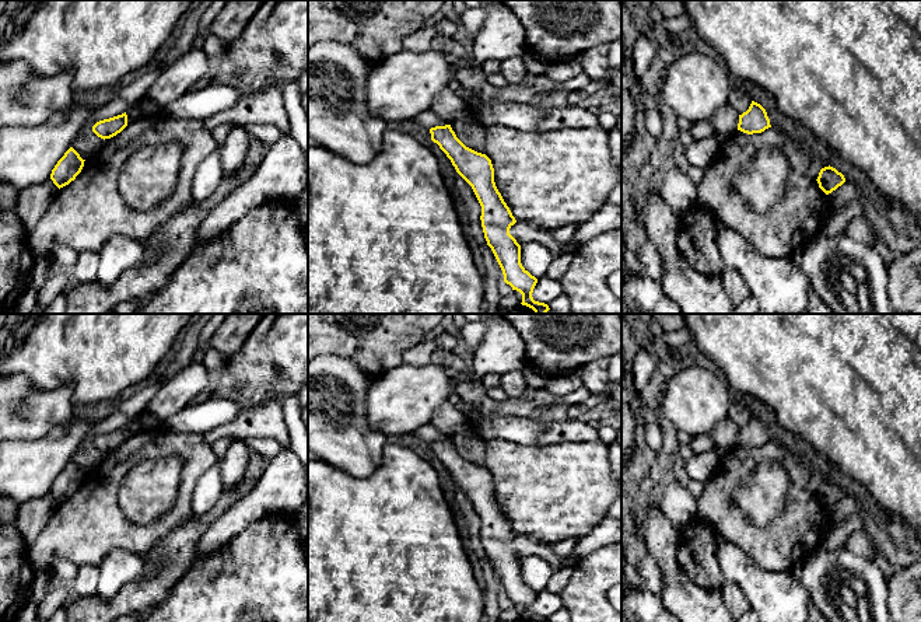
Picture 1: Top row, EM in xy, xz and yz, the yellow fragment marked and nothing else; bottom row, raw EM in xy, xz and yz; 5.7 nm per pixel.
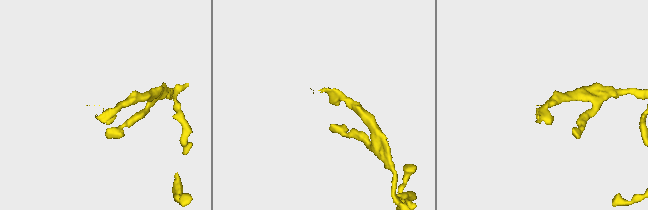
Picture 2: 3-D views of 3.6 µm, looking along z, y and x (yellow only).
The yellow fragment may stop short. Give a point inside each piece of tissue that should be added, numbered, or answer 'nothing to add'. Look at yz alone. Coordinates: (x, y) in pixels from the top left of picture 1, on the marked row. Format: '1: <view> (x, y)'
nothing to add

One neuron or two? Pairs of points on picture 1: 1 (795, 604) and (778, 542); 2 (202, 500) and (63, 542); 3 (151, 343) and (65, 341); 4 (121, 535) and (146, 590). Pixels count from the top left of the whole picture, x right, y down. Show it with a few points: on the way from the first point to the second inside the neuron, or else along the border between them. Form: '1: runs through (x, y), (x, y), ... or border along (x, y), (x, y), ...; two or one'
1: border along (753, 562), (769, 570), (790, 570); two
2: border along (205, 472), (193, 491), (192, 512); two
3: runs through (130, 341), (86, 341); one
4: border along (161, 538), (142, 556); two

